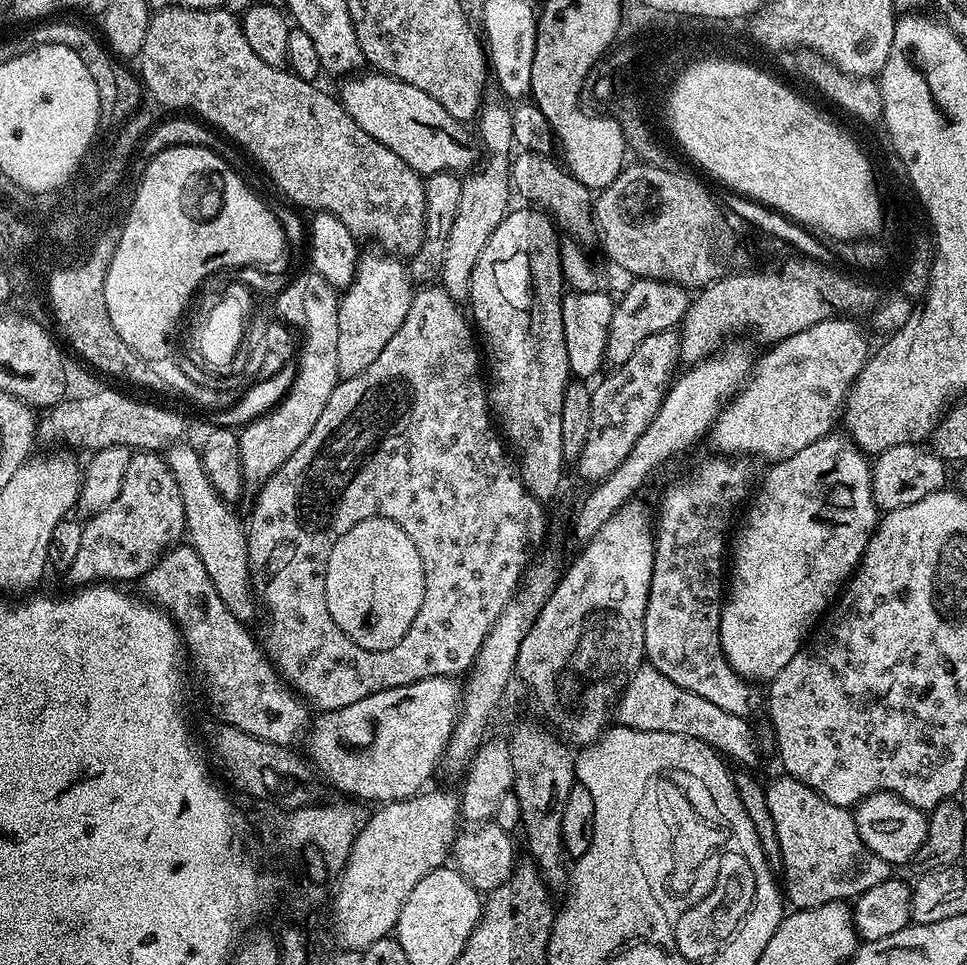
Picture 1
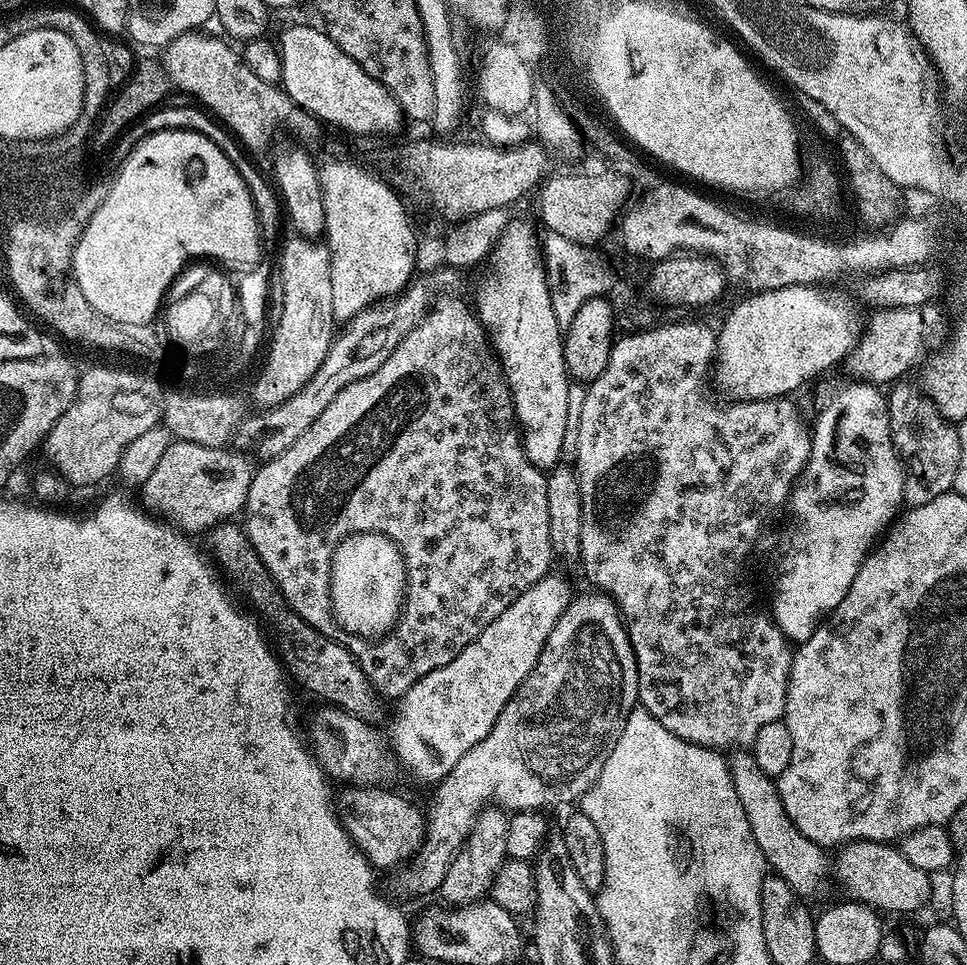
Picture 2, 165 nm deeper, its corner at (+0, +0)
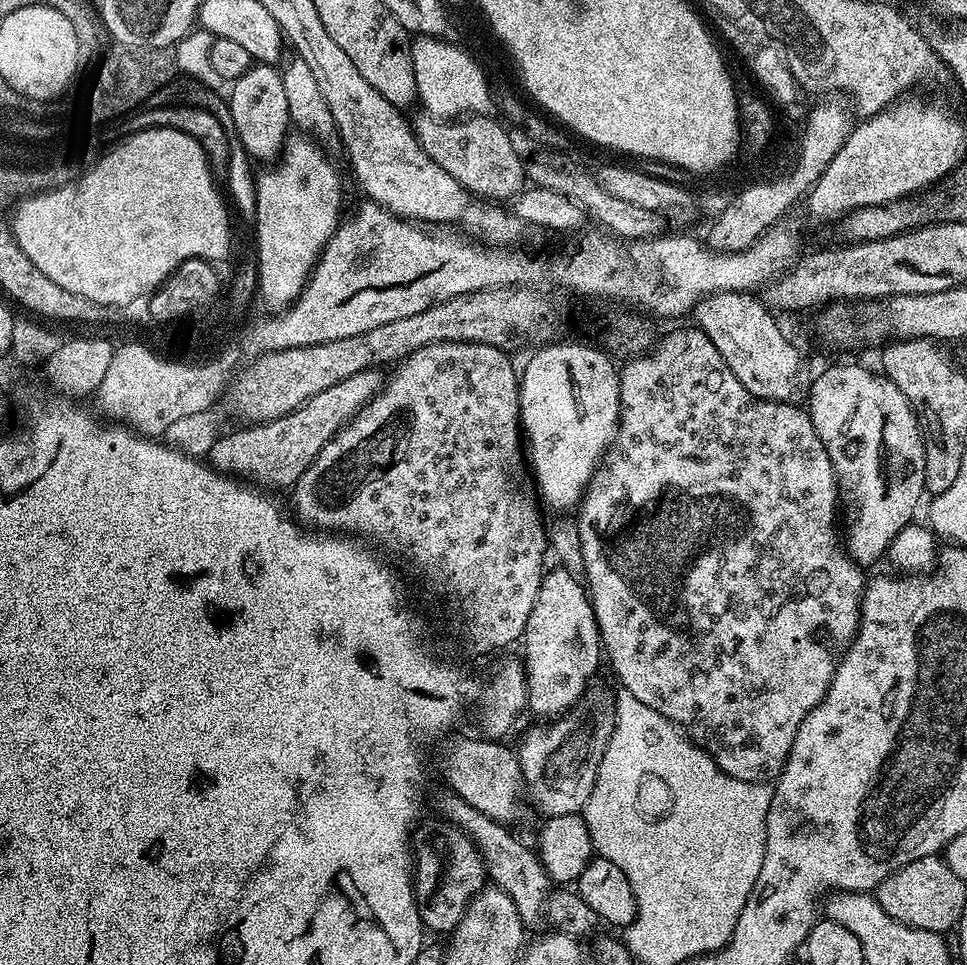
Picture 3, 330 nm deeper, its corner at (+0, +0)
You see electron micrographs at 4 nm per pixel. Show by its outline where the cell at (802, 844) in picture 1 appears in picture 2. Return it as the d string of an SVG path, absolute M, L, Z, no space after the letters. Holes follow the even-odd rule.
M855 840L852 844L843 845L834 856L834 880L844 887L849 901L869 904L881 914L887 912L916 912L932 896L933 877L927 872L918 870L905 856L899 847L891 843L870 842L869 840Z

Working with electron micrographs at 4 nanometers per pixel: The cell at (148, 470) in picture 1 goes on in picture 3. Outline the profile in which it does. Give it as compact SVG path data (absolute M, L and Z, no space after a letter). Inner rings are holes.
M367 368L350 378L342 378L334 386L314 394L301 408L296 408L282 418L274 418L265 424L240 426L237 432L225 431L210 446L207 459L213 468L229 476L235 476L252 486L264 490L291 489L317 454L348 423L365 408L382 387L381 373Z

